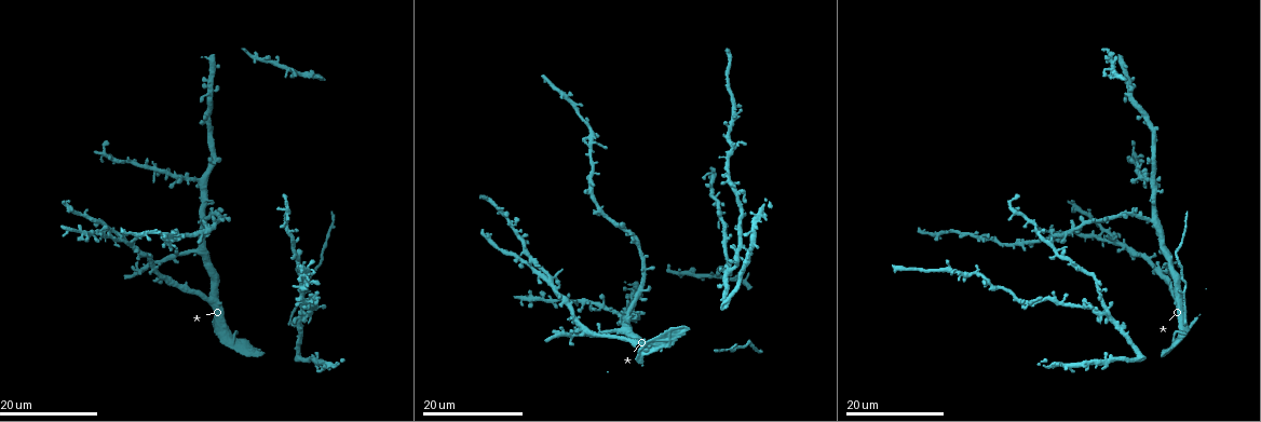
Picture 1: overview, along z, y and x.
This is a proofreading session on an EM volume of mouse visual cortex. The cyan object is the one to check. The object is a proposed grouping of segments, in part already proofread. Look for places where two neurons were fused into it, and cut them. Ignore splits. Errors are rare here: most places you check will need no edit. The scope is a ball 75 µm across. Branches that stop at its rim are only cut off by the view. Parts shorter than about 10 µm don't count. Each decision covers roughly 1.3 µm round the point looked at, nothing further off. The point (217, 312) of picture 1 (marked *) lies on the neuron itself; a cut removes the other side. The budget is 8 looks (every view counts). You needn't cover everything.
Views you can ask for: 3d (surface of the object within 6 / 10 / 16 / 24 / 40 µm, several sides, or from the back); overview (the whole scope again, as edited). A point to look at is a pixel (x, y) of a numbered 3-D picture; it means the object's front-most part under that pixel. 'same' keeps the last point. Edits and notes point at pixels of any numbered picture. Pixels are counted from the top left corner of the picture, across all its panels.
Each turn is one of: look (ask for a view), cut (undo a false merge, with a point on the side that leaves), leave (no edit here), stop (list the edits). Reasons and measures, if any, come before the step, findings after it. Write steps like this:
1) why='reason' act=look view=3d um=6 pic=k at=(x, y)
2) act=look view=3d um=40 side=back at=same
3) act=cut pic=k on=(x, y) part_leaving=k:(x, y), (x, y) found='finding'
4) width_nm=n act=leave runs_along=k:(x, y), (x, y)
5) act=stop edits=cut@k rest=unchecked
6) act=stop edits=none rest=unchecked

why='three arms meet' act=look view=3d um=16 pic=1 at=(620, 329)

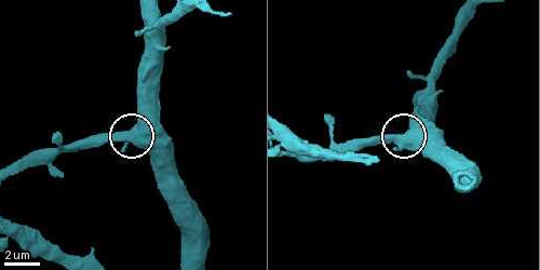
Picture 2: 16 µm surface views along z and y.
act=look view=3d um=10 pic=2 at=(125, 133)

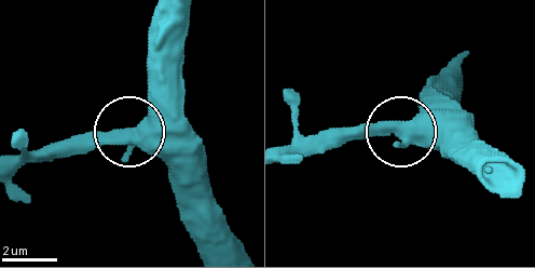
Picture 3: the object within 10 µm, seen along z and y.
act=look view=3d um=6 pic=3 at=(400, 129)

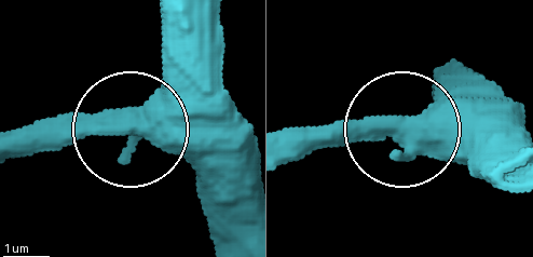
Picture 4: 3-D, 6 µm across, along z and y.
width_nm=440 act=leave runs_along=4:(520, 183), (404, 125), (291, 125) found='one neuron here'

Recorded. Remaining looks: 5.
why='arms part here' act=look view=3d um=16 pic=1 at=(1150, 218)

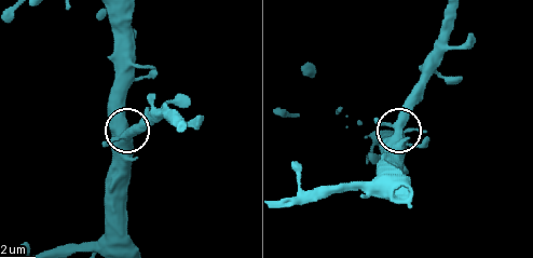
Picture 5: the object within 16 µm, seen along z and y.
act=look view=3d um=6 pic=5 at=(398, 131)

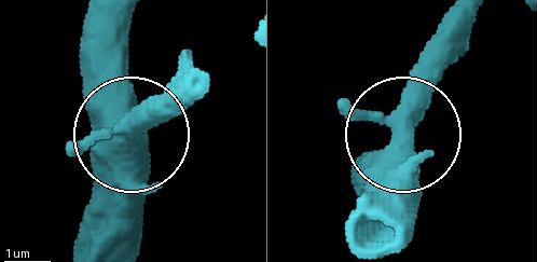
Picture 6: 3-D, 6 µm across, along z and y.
act=leave found='all the same neuron'

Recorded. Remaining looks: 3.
why='a fork' act=look view=3d um=16 pic=1 at=(197, 178)

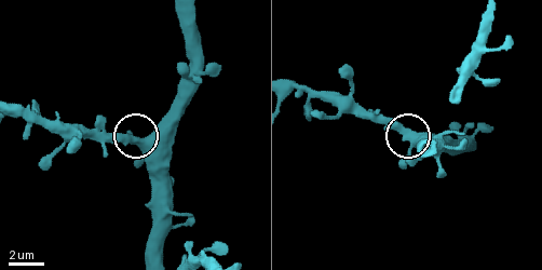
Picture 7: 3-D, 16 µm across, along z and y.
act=look view=3d um=10 pic=7 at=(144, 141)

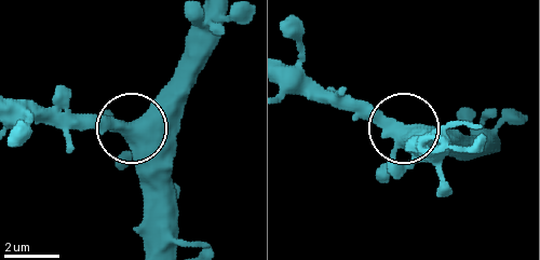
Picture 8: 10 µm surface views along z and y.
arms=3 act=leave found='one neuron here'

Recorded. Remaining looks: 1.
act=stop edits=none rest=unchecked

